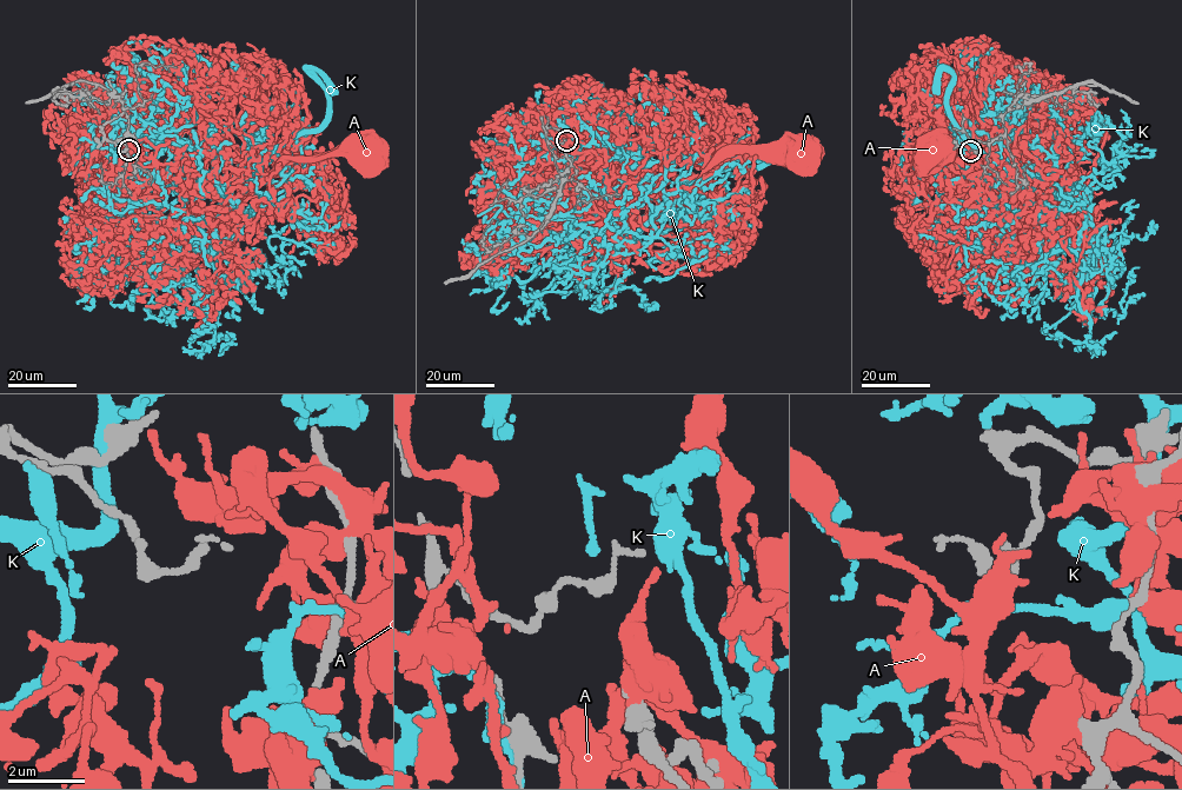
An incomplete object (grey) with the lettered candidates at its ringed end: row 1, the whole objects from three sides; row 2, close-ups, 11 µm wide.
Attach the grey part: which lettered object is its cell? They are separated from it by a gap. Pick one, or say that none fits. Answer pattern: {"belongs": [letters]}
{"belongs": []}

